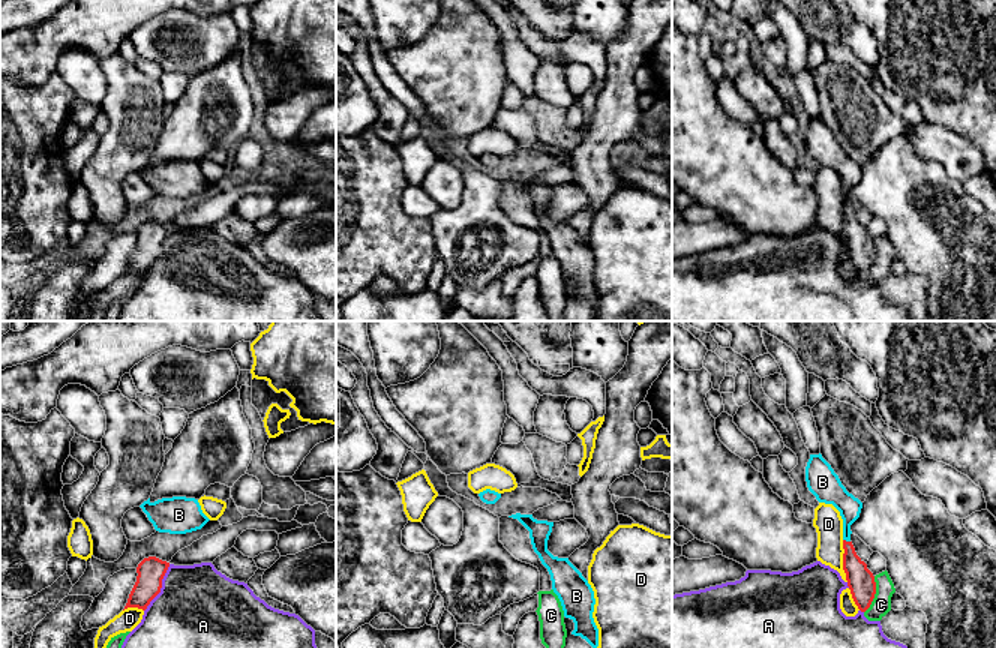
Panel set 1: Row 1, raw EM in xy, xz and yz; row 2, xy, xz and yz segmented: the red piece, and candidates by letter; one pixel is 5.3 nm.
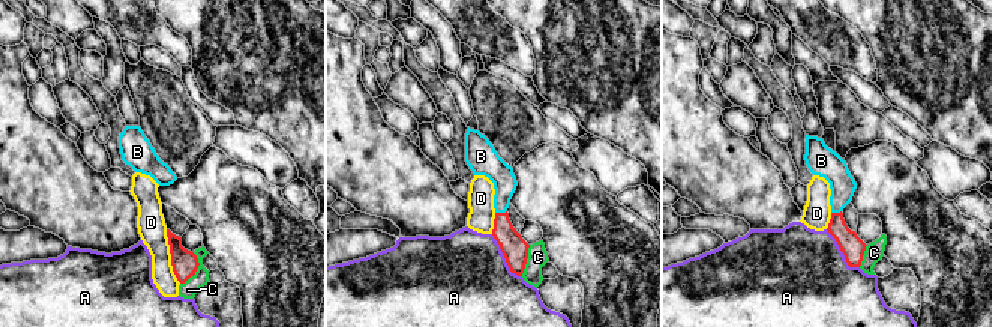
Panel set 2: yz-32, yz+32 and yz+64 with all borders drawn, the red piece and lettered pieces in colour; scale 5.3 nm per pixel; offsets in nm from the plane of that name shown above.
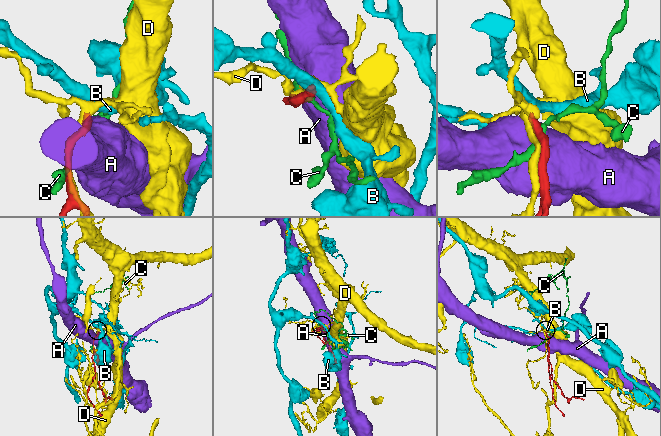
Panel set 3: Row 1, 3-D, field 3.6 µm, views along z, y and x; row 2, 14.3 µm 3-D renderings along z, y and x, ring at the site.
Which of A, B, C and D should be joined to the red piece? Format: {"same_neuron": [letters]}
{"same_neuron": ["B"]}

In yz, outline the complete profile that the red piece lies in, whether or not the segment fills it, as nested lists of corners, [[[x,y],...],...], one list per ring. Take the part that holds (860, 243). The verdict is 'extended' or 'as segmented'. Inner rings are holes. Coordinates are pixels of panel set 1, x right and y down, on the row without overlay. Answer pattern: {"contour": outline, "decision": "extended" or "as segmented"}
{"contour": [[[820,117],[810,118],[806,130],[806,146],[819,166],[832,168],[840,176],[843,183],[843,234],[855,268],[861,276],[866,276],[874,262],[876,246],[850,206],[850,189],[860,182],[862,166],[846,154]]], "decision": "extended"}

